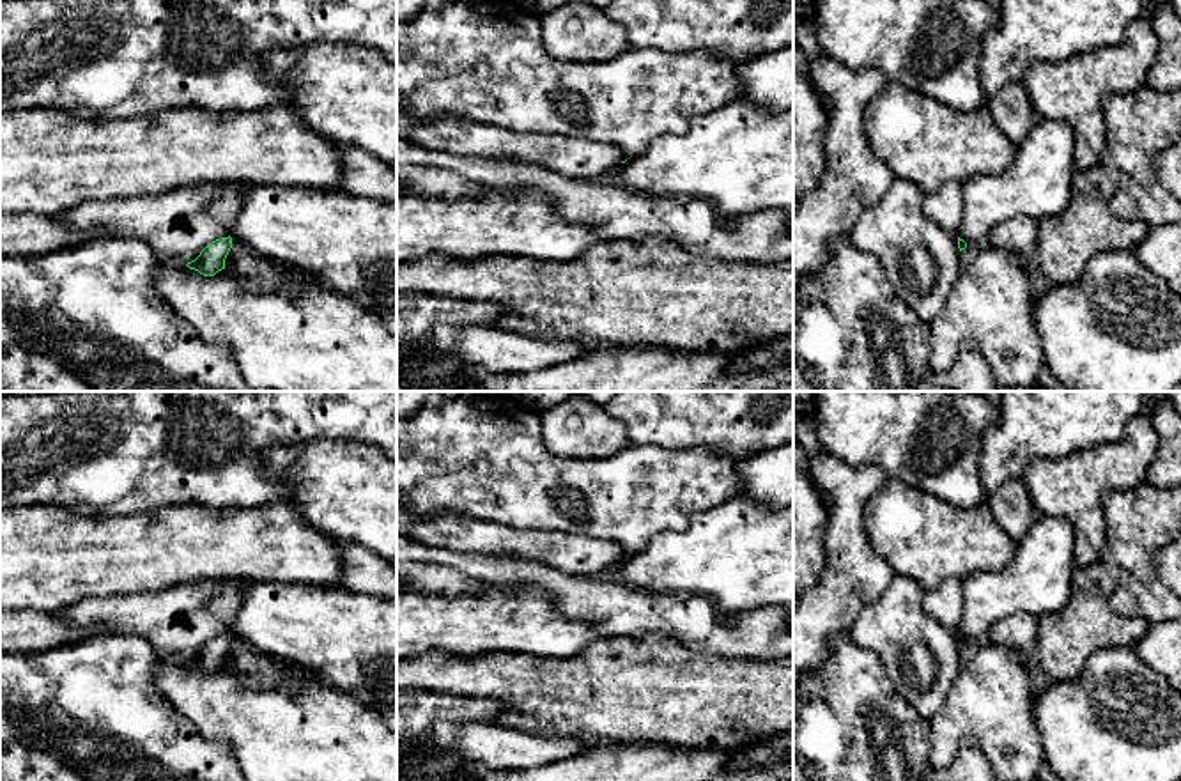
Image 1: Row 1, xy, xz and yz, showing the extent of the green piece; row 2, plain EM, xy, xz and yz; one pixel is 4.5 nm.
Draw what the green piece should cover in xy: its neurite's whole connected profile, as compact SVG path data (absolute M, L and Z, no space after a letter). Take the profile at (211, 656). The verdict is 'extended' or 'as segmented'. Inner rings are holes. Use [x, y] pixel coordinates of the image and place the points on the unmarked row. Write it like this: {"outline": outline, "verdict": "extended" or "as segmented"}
{"outline": "M221 634L207 641L200 652L188 659L189 666L198 668L204 673L214 673L218 668L225 666L225 655L232 645L232 634Z", "verdict": "as segmented"}

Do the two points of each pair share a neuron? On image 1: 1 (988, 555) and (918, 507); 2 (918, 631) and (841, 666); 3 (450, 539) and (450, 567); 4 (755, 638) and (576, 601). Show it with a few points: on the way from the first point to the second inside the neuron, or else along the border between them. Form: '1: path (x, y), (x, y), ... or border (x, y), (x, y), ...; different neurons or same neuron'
1: path (971, 541), (951, 541), (935, 525); same neuron
2: border (849, 631), (861, 647), (879, 657), (893, 689); different neurons
3: border (415, 539), (457, 553), (491, 555); different neurons
4: path (710, 631), (682, 615), (620, 611); same neuron

